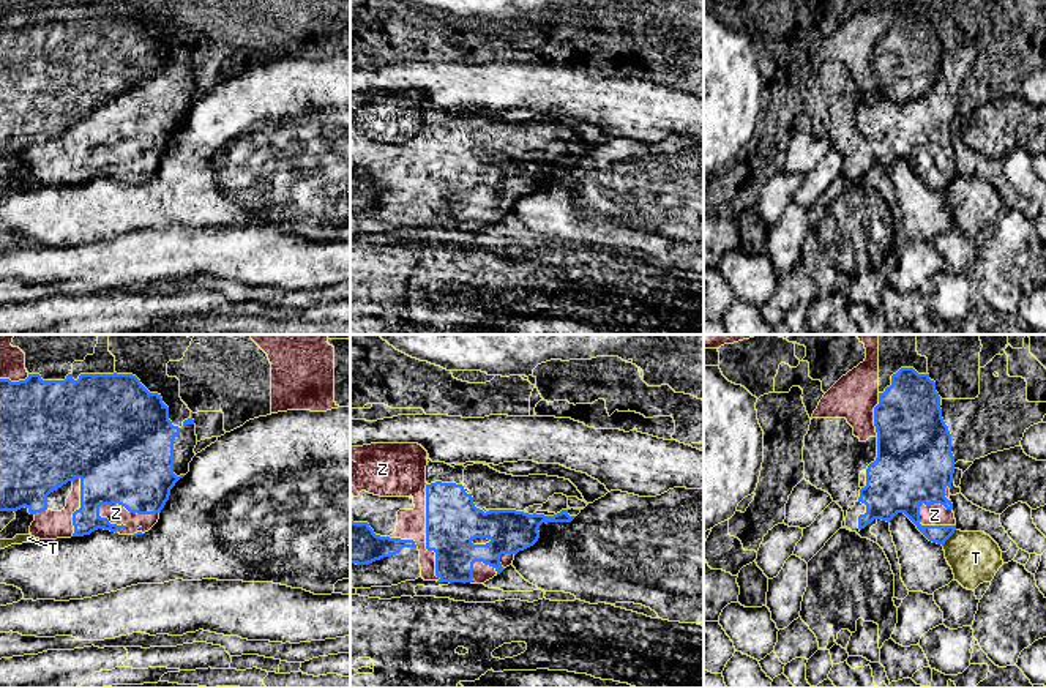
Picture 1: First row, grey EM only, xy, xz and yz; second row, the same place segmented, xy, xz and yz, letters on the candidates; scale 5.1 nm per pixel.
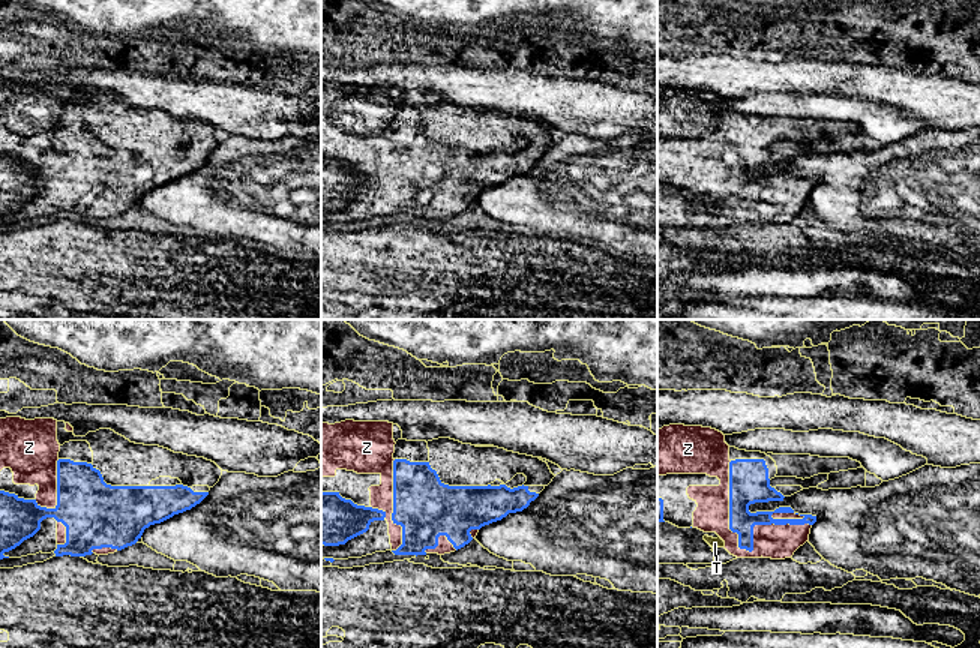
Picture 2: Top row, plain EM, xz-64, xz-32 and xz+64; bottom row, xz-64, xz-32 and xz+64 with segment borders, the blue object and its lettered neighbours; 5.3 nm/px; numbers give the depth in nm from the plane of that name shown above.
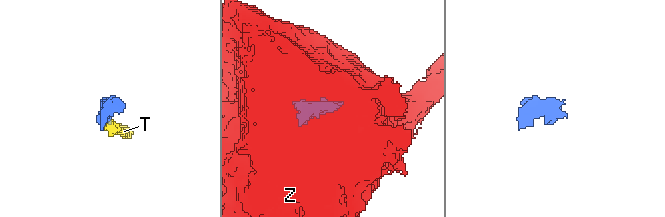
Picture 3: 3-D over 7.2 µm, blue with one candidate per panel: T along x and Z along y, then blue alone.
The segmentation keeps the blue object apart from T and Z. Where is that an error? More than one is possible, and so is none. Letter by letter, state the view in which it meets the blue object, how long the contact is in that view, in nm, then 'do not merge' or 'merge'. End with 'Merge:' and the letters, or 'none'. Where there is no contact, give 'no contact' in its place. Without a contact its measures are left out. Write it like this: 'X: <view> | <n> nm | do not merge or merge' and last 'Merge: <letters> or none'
T: yz | 110 nm | do not merge
Z: xy | 320 nm | do not merge
Merge: none

